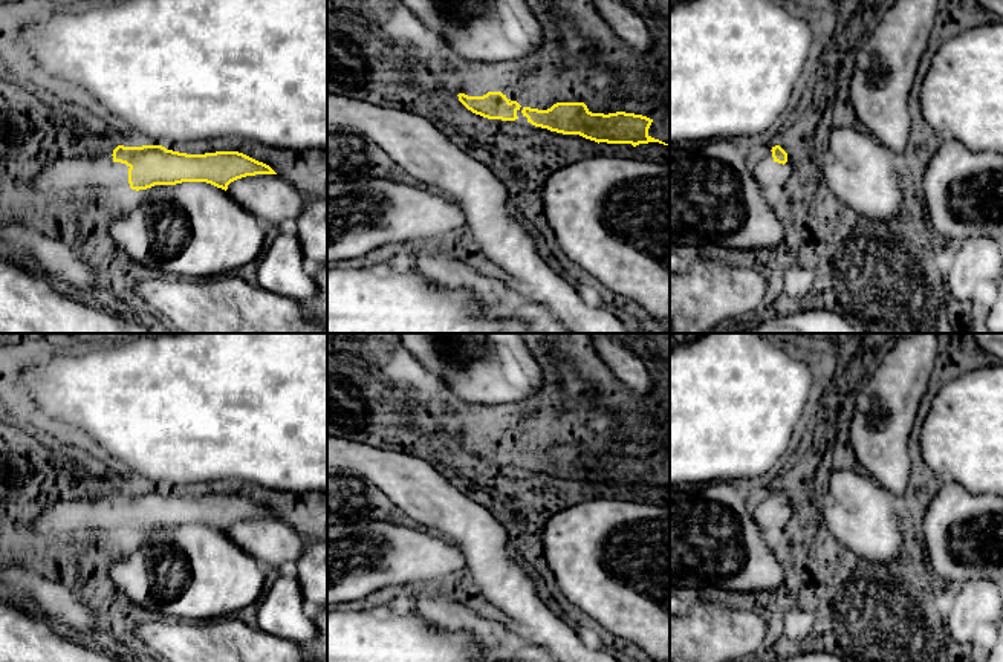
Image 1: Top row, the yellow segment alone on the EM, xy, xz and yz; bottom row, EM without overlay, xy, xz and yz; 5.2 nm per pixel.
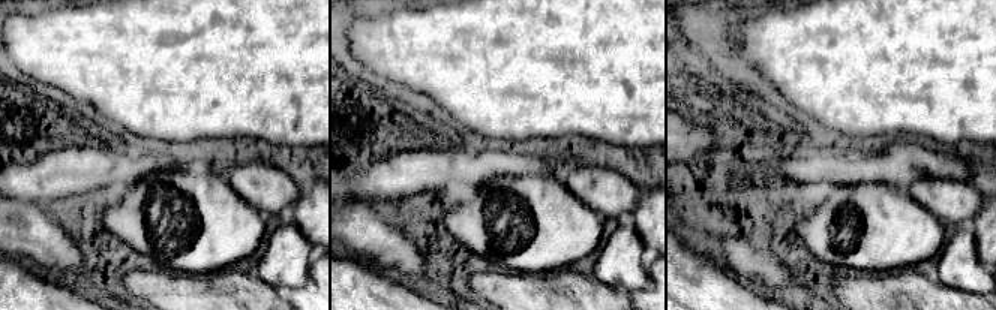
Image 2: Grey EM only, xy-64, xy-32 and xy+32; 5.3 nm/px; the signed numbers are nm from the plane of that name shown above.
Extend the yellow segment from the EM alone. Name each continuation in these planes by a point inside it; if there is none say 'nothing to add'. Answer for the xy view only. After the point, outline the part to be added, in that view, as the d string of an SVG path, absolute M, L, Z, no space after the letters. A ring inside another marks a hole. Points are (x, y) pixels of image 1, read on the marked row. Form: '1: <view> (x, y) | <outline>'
1: xy (64, 179) | M113 156L93 159L58 157L24 185L50 208L76 197L112 197L125 190L121 179L110 179Z

